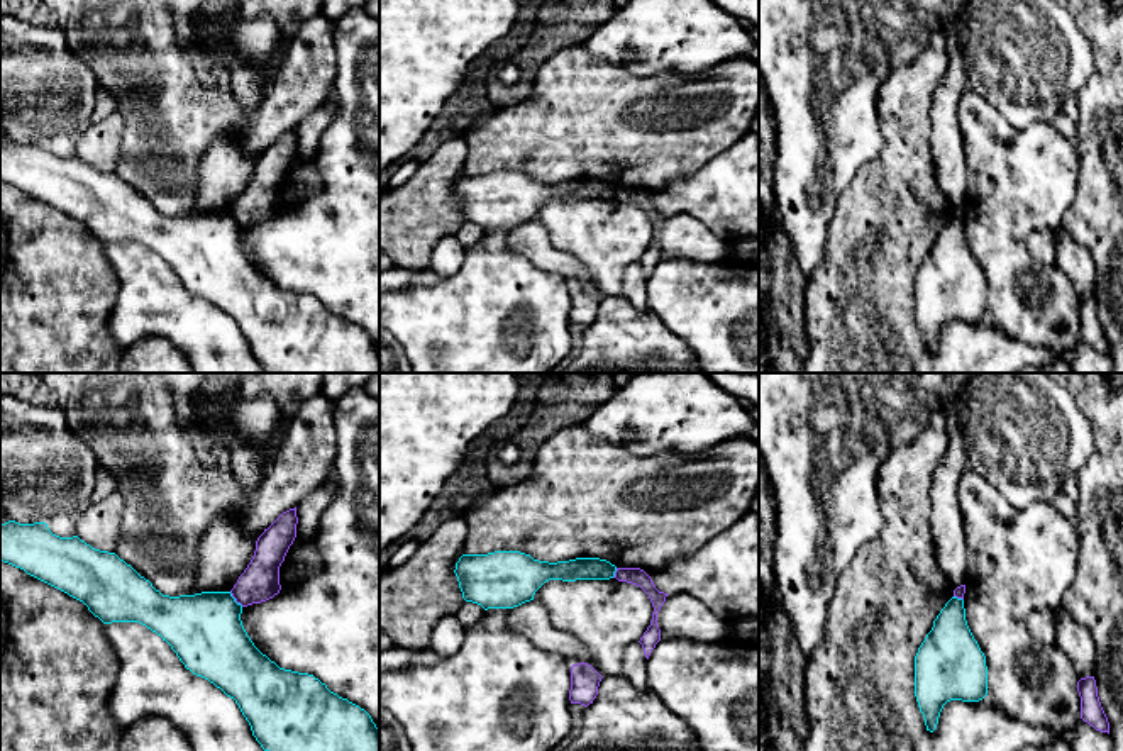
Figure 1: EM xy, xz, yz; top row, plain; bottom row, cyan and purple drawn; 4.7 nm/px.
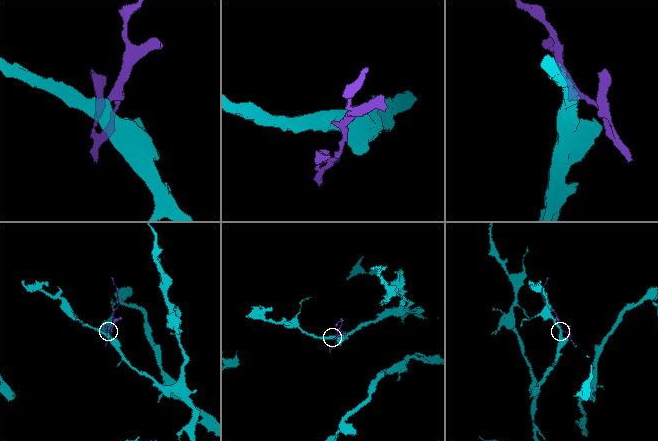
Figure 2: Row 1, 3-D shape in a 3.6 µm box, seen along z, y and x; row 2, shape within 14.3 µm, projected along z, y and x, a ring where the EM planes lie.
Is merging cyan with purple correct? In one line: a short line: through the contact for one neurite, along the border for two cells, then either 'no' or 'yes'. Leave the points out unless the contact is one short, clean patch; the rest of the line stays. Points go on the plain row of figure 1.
xy (229, 212), (243, 226) | no

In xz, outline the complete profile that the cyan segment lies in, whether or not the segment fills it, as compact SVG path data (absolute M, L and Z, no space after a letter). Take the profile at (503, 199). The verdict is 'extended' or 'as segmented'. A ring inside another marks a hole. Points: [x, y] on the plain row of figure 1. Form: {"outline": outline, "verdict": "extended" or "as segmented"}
{"outline": "M520 171L462 175L454 190L462 219L484 231L513 229L530 222L549 200L610 200L615 192L615 185L600 178L549 183Z", "verdict": "as segmented"}

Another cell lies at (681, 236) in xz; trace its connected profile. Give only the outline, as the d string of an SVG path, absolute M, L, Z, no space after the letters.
M667 214L657 234L661 261L691 261L703 266L728 264L732 258L727 239L715 236L689 214Z

